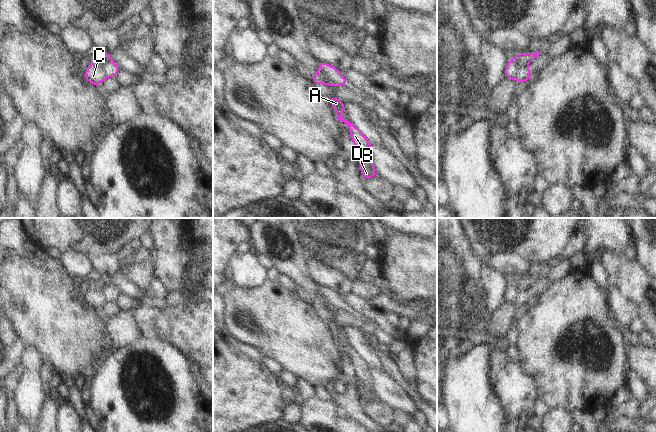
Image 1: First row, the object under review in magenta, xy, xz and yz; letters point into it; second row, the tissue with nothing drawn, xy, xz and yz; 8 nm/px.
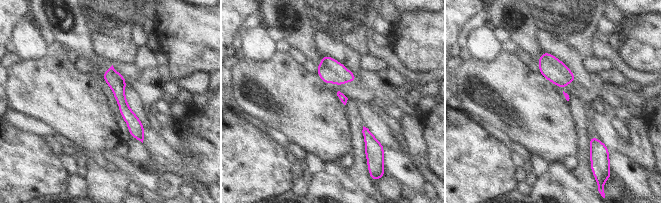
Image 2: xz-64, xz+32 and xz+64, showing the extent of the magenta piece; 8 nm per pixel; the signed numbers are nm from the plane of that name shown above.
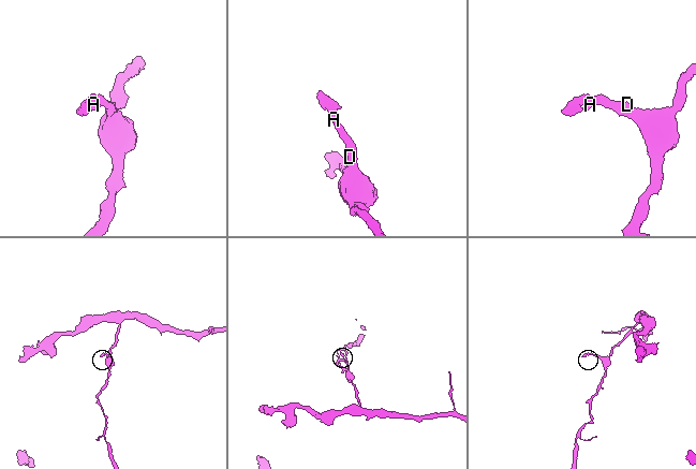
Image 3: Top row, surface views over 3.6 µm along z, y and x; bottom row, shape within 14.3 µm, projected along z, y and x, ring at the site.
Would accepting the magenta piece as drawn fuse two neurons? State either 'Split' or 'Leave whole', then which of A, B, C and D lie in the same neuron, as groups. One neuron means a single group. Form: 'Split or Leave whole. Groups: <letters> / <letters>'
Split. Groups: A B D / C.

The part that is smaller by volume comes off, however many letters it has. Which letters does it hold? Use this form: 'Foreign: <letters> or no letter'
Foreign: C

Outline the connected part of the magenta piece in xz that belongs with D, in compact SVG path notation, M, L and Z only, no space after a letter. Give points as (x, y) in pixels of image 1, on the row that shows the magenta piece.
M332 95L329 101L334 108L338 119L341 122L344 122L350 131L351 140L354 142L357 153L361 158L361 162L359 164L361 177L364 179L370 179L377 176L377 172L374 168L374 156L371 142L353 123L342 117L342 112L345 110L344 102L339 100L335 95Z

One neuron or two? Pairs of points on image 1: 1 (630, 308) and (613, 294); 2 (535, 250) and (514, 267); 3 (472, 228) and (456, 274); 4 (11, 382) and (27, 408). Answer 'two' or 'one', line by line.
1: one
2: two
3: two
4: two

